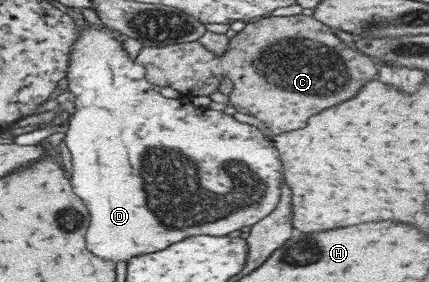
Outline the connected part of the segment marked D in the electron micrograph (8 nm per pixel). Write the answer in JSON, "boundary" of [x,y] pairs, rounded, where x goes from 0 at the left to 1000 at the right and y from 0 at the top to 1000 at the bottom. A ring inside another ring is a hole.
{"boundary":[[[175,82],[175,99],[179,99],[179,138],[166,160],[166,181],[156,195],[152,259],[154,316],[172,337],[168,365],[175,394],[156,411],[159,443],[156,465],[149,472],[145,525],[149,543],[166,553],[166,599],[156,624],[166,628],[170,684],[193,713],[193,727],[203,734],[203,755],[207,755],[207,805],[203,805],[203,826],[198,826],[198,869],[203,869],[203,890],[212,904],[221,904],[240,926],[282,933],[282,926],[298,926],[305,911],[375,890],[389,869],[413,862],[413,855],[422,855],[431,840],[445,840],[445,833],[527,837],[564,805],[583,805],[632,759],[632,748],[641,741],[641,720],[650,713],[650,691],[655,691],[650,663],[655,663],[655,642],[660,642],[660,578],[650,571],[650,543],[636,521],[632,489],[613,486],[613,475],[599,454],[559,436],[543,411],[529,408],[515,390],[455,379],[436,351],[422,355],[375,340],[368,323],[352,316],[350,291],[338,277],[333,230],[319,230],[312,213],[298,202],[282,149],[273,145],[252,103],[212,82],[203,82],[203,92],[184,92]]]}

